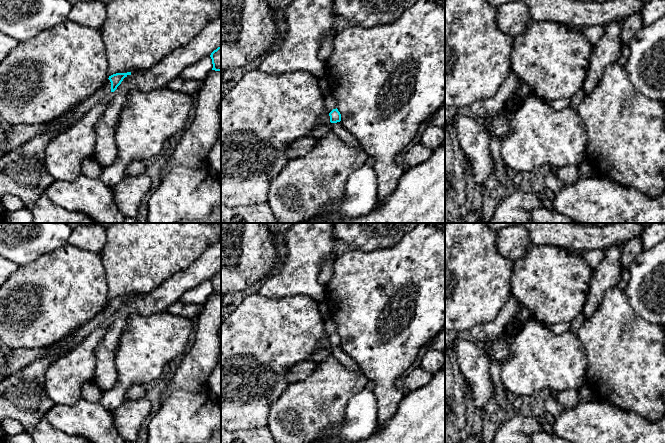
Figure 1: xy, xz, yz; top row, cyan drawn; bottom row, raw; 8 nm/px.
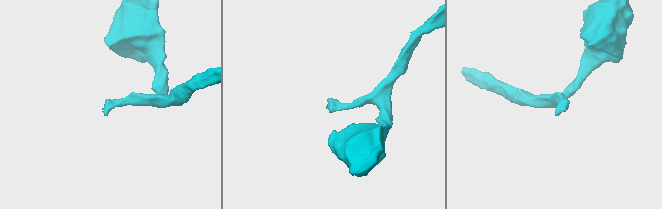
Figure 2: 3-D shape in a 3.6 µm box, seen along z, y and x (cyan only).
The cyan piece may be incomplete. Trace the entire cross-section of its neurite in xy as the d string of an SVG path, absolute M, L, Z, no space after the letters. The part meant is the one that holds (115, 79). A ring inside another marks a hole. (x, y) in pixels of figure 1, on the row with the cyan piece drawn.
M131 72L116 73L109 76L102 89L90 96L86 101L80 103L74 110L68 111L65 115L53 122L44 125L13 125L9 131L6 131L6 138L0 142L0 157L25 144L36 135L45 132L50 132L55 135L62 133L98 105L106 95L114 92L128 75L131 75Z

